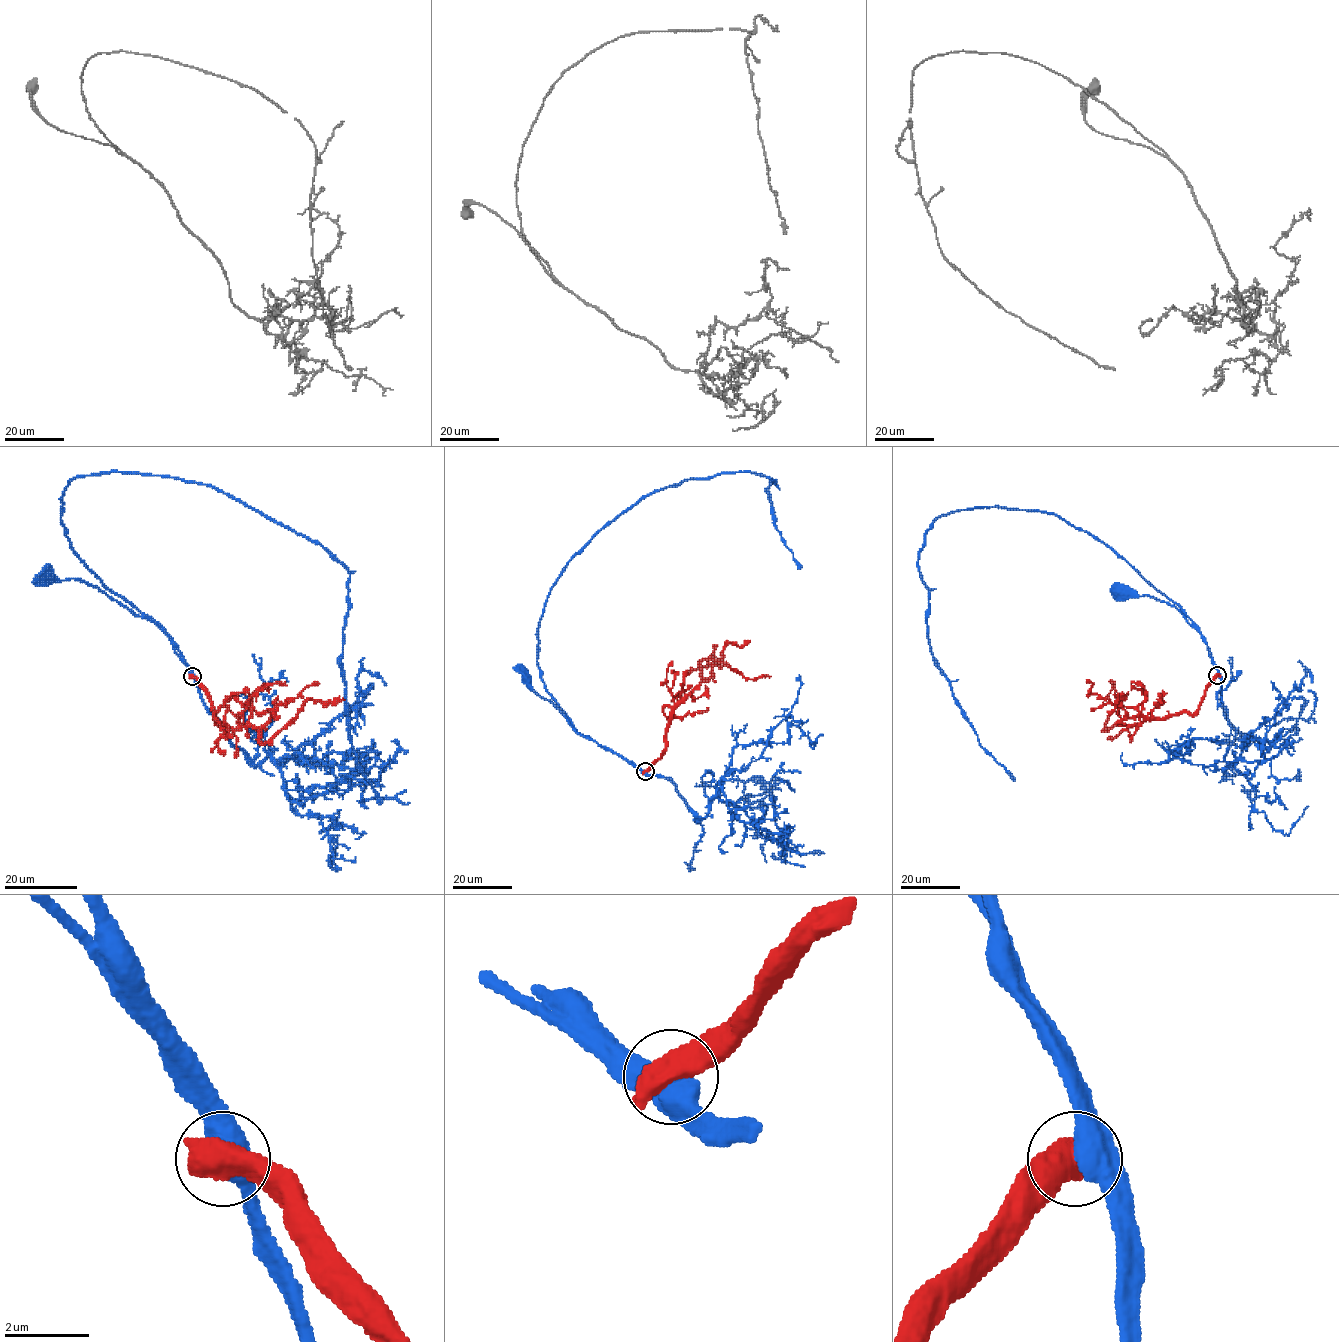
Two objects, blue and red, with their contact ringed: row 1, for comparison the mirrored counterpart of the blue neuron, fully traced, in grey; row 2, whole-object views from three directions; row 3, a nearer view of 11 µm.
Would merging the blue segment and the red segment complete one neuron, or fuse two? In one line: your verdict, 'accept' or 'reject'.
reject

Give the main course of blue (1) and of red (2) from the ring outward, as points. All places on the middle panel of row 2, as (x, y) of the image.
1: (645, 772), (579, 734), (551, 702), (542, 699), (527, 676)
2: (645, 772), (662, 755), (672, 712), (702, 679), (700, 663), (704, 659), (723, 661), (747, 679), (770, 676)

